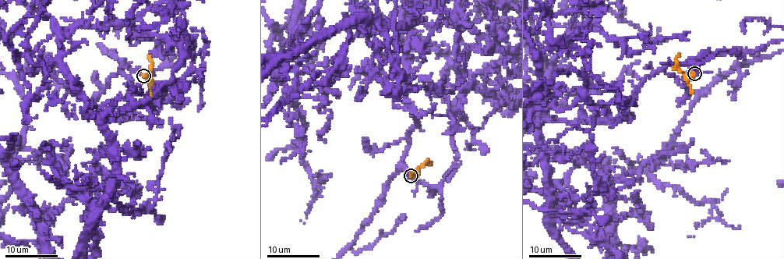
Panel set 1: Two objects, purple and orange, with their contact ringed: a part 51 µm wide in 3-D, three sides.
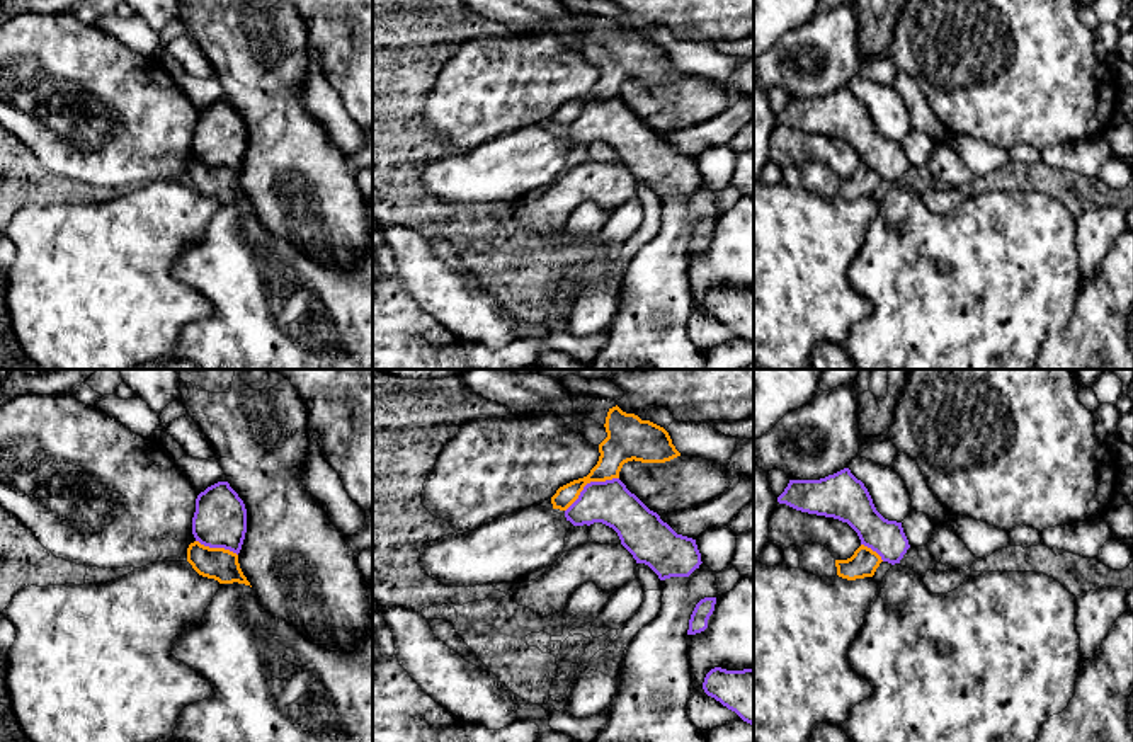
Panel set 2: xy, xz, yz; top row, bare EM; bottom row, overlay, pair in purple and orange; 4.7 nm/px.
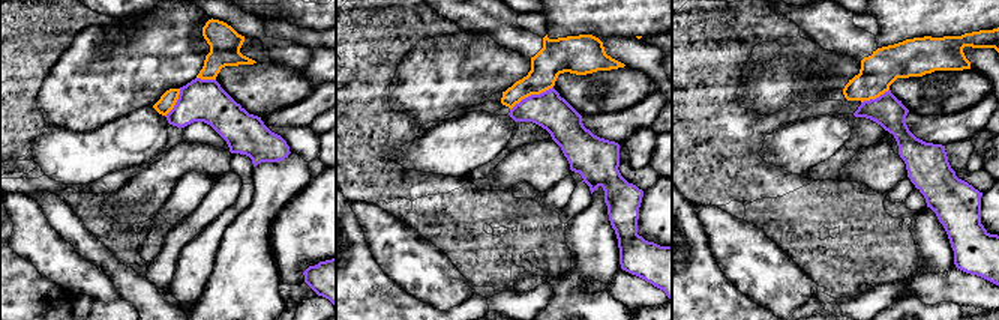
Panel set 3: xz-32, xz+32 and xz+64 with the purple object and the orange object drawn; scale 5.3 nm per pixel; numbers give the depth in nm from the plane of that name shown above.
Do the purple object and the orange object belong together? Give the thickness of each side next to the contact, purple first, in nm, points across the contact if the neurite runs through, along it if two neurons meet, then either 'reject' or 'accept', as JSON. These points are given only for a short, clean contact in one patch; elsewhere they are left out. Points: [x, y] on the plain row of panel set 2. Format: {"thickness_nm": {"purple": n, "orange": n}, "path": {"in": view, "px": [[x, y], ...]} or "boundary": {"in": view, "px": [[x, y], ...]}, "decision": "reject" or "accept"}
{"thickness_nm": {"purple": 200, "orange": 180}, "boundary": {"in": "xz", "px": [[618, 96], [589, 101], [565, 130]]}, "decision": "reject"}

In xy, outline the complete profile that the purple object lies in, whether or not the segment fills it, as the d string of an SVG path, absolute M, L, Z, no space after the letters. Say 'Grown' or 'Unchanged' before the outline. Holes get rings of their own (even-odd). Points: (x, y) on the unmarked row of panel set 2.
Unchanged. M218 100L196 117L192 153L209 167L240 172L247 151L247 128L228 100Z

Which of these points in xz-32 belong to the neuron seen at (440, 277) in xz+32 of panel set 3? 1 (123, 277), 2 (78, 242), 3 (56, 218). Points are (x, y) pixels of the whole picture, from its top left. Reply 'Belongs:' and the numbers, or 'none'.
Belongs: none

